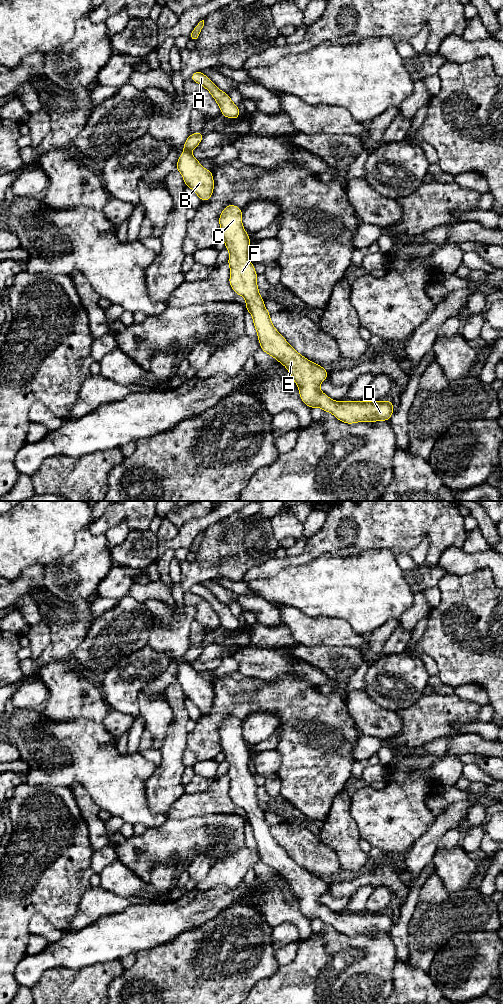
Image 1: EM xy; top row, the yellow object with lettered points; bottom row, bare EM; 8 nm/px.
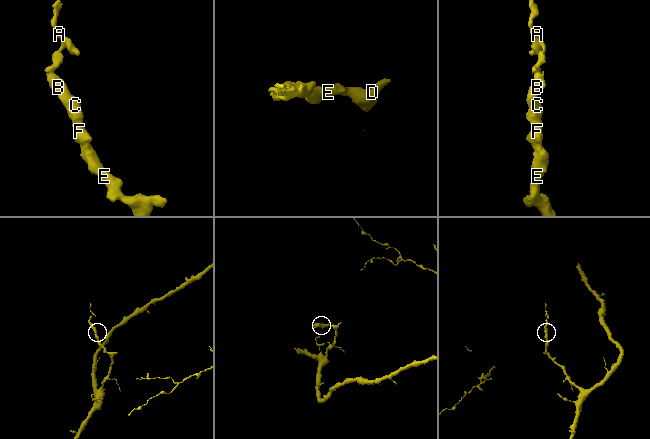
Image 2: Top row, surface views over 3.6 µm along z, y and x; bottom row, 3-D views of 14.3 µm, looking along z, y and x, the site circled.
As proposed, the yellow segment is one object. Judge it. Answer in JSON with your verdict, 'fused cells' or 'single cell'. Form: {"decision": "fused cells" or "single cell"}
{"decision": "fused cells"}

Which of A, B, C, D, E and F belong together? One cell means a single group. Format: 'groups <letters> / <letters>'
groups A / B C D E F

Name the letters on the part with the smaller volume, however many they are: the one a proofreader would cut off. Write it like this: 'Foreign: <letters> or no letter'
Foreign: A

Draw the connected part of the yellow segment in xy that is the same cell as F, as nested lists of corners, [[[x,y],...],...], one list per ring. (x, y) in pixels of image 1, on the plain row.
[[[227,717],[219,728],[221,752],[229,763],[229,796],[244,809],[246,823],[252,827],[261,861],[289,883],[297,896],[300,911],[310,921],[320,919],[347,936],[367,933],[389,933],[394,917],[384,913],[335,913],[320,903],[320,896],[329,888],[321,878],[299,866],[273,838],[264,811],[259,807],[254,777],[249,771],[250,749],[242,736],[242,720]]]

